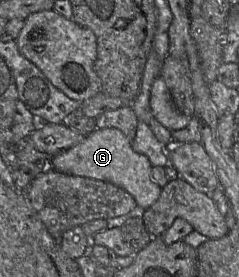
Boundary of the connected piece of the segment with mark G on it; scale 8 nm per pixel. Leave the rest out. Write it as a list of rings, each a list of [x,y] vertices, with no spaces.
[[[96,128],[77,145],[51,157],[50,165],[64,174],[112,183],[132,195],[138,206],[147,209],[159,198],[161,187],[152,178],[152,165],[147,156],[136,153],[130,142],[116,128]]]

